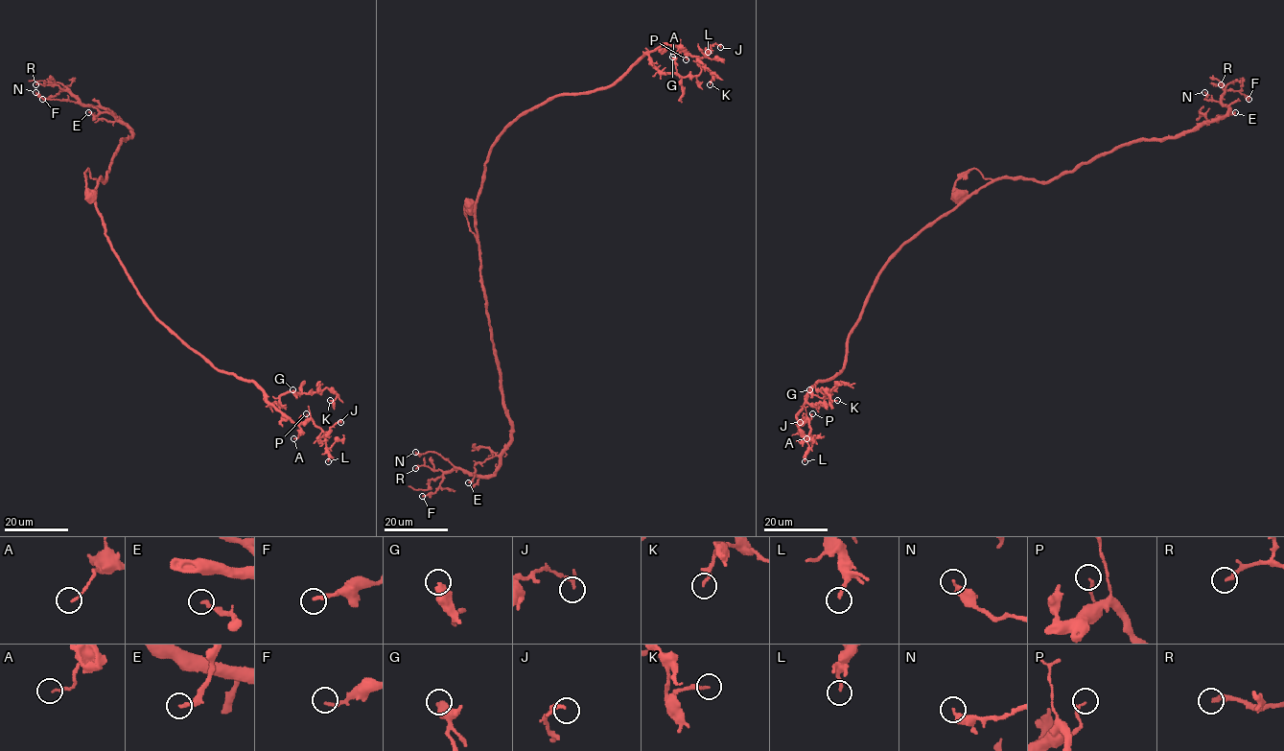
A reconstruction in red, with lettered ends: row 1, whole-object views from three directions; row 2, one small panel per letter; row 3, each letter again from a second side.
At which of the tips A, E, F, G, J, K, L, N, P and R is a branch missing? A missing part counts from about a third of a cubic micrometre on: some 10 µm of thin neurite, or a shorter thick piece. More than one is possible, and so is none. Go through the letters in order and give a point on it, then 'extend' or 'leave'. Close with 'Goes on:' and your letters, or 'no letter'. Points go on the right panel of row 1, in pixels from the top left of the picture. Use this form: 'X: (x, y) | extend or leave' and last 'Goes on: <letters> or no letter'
A: (806, 438) | leave
E: (1235, 112) | leave
F: (1248, 99) | leave
G: (809, 389) | leave
J: (800, 422) | leave
K: (837, 400) | leave
L: (805, 461) | leave
N: (1204, 92) | leave
P: (812, 413) | leave
R: (1221, 84) | leave
Goes on: no letter

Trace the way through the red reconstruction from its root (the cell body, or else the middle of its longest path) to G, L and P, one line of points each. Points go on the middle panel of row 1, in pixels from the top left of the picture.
G: (471, 204), (477, 239), (485, 161), (522, 113), (612, 85), (645, 54), (676, 72), (672, 57)
L: (471, 204), (465, 216), (477, 239), (485, 161), (522, 113), (612, 85), (665, 43), (694, 57), (708, 52)
P: (471, 204), (465, 216), (477, 239), (485, 161), (522, 113), (612, 85), (665, 43), (686, 59)

